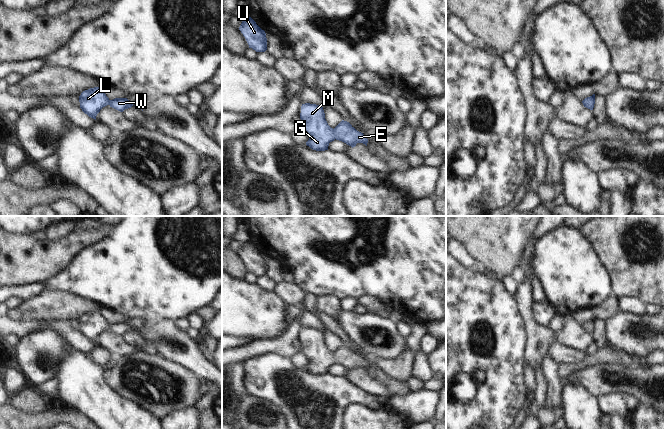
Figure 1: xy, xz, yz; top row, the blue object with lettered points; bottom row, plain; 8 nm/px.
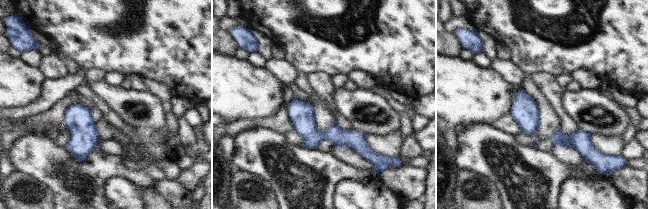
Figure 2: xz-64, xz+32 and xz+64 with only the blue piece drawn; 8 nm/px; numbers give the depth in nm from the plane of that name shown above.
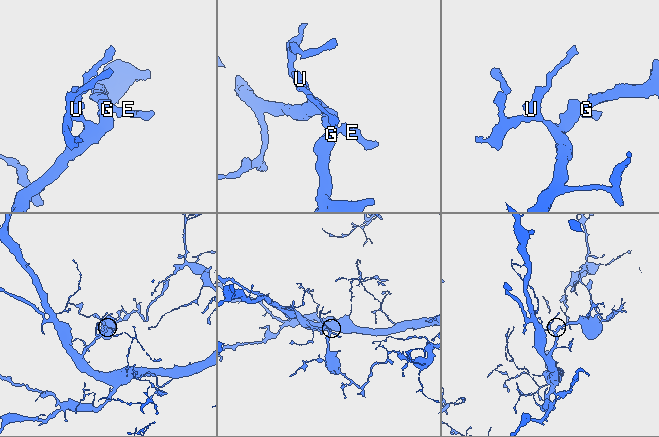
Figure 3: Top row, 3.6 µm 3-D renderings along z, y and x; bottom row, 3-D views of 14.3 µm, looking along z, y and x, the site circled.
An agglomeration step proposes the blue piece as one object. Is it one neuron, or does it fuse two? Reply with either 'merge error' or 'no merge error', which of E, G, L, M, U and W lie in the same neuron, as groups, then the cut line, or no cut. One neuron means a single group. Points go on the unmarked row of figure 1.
no merge error; groups E G L M U W; cut none

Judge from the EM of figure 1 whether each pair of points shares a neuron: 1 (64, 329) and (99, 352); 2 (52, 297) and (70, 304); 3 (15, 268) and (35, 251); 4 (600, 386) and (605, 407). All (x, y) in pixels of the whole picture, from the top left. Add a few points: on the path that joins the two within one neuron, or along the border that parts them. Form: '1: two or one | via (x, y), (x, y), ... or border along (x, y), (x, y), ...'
1: two | border along (98, 346), (90, 353)
2: one | via (56, 301), (59, 304), (66, 304)
3: one | via (20, 263), (30, 256)
4: two | border along (626, 395), (607, 394), (597, 397)

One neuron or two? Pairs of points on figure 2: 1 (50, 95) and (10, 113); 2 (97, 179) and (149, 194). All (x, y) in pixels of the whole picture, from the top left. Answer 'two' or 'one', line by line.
1: one
2: two

